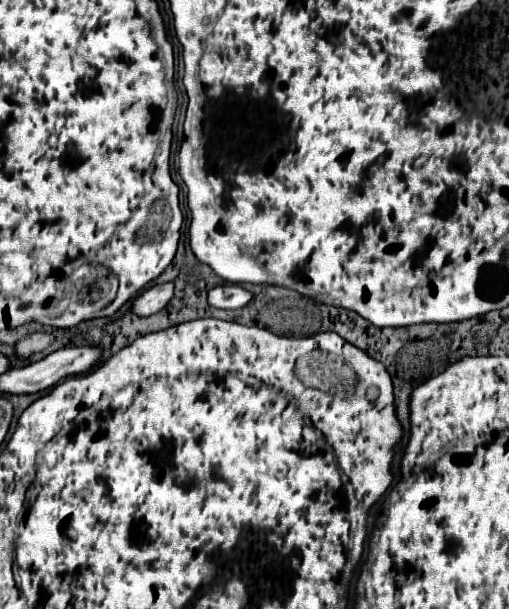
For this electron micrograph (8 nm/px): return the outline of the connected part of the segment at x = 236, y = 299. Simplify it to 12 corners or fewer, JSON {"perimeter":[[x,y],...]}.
{"perimeter":[[236,284],[216,286],[208,292],[214,308],[236,310],[252,294]]}

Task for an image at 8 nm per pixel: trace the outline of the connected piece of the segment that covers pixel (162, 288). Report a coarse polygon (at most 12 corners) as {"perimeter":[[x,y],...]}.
{"perimeter":[[174,282],[156,284],[134,300],[138,316],[160,312],[174,298]]}

